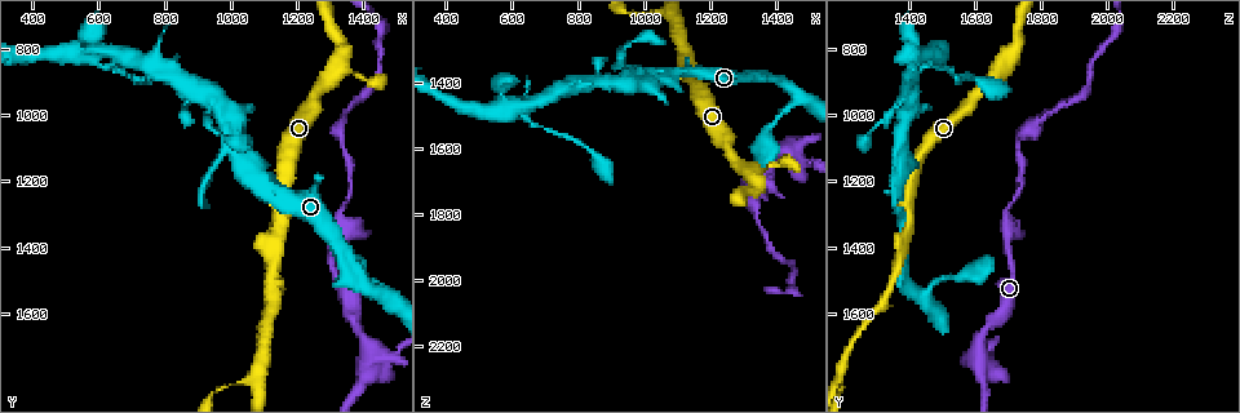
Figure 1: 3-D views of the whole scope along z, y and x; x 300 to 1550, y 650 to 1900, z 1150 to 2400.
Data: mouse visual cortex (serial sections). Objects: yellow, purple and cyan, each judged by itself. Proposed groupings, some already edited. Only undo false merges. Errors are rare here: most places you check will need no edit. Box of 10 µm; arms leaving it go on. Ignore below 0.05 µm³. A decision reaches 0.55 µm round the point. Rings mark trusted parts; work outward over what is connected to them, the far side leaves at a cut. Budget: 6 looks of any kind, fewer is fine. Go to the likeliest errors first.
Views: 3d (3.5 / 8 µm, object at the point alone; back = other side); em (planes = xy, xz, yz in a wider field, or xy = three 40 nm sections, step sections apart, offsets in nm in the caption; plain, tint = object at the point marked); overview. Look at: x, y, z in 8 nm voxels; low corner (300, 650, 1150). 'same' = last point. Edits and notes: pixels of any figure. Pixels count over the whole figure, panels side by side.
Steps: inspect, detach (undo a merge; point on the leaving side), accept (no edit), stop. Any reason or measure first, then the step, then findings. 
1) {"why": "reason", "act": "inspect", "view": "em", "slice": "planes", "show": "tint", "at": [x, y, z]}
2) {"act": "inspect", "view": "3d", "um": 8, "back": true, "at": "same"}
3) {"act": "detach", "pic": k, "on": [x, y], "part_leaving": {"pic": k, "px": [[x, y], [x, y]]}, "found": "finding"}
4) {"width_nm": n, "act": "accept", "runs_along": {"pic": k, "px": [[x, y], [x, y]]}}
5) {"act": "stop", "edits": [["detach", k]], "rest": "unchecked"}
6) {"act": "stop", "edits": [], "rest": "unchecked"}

{"why": "narrows sharply", "act": "inspect", "view": "3d", "um": 3.5, "at": [650, 820, 1480]}

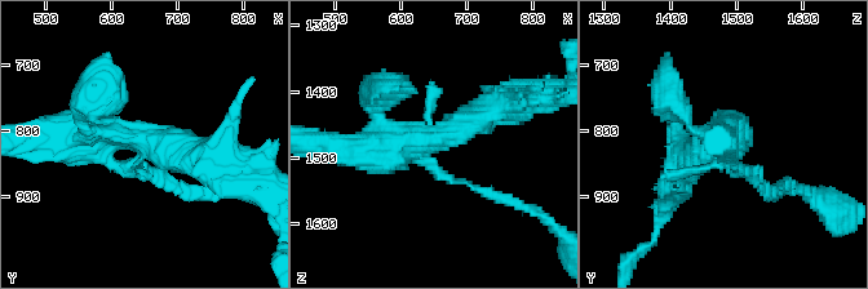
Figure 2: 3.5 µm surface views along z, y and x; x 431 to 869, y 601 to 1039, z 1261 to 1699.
{"why": "shape alone is not enough", "act": "inspect", "view": "em", "slice": "xy", "step": 3, "show": "tint", "at": [650, 820, 1475]}

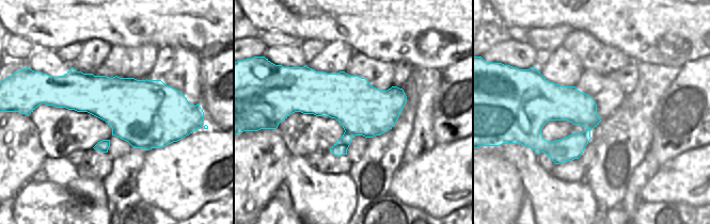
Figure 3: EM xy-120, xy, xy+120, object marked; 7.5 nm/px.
{"why": "cut it another way", "act": "inspect", "view": "em", "slice": "xy", "step": 1, "show": "tint", "at": "same"}

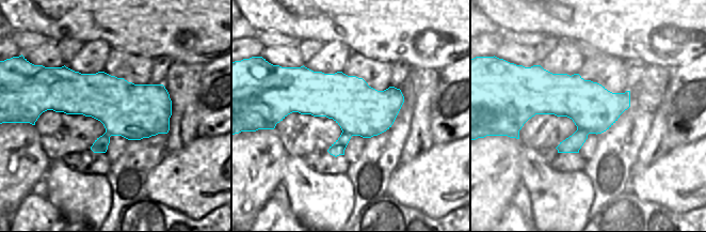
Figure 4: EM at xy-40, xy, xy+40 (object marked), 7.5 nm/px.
{"act": "accept", "found": "continuous, no second cell"}

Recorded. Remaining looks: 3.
{"why": "a narrow waist", "act": "inspect", "view": "3d", "um": 3.5, "at": [1420, 1760, 1620]}

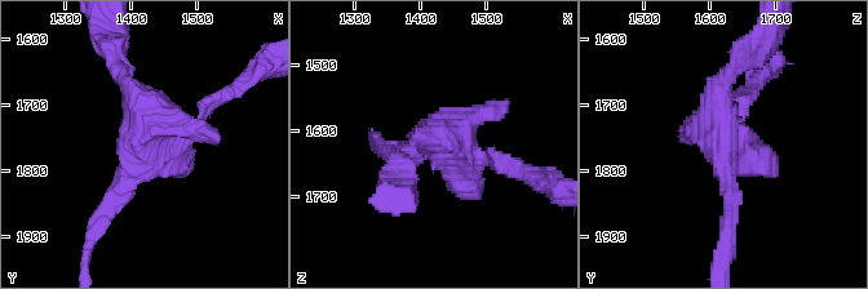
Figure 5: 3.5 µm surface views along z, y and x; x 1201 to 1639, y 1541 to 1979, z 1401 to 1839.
{"why": "now the EM", "act": "inspect", "view": "em", "slice": "xy", "step": 5, "show": "plain", "at": [1420, 1760, 1615]}

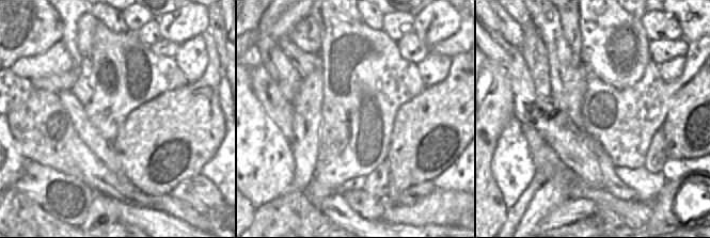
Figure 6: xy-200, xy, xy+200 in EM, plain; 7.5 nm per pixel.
{"act": "inspect", "view": "em", "slice": "xy", "step": 5, "show": "tint", "at": "same"}

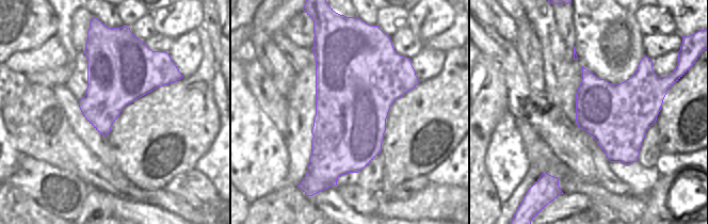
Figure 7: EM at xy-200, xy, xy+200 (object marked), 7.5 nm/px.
{"act": "accept", "runs_along": {"pic": 5, "px": [[120, 67], [144, 142], [187, 174]]}, "found": "one cell here"}

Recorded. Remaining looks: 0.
{"act": "stop", "edits": [], "rest": "unchecked"}

